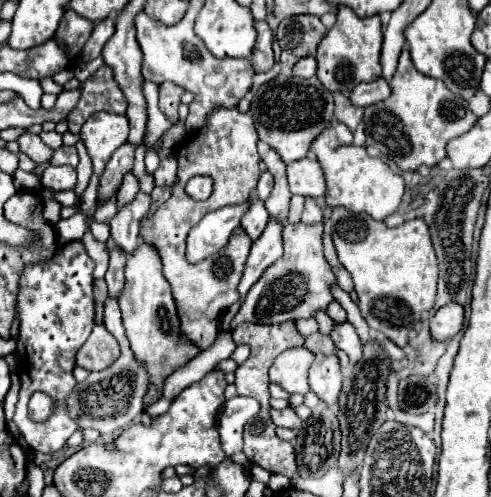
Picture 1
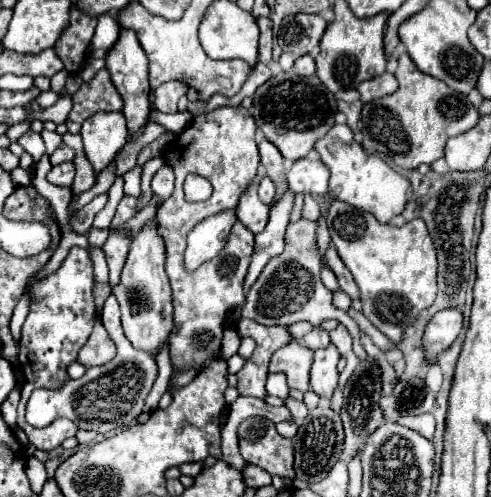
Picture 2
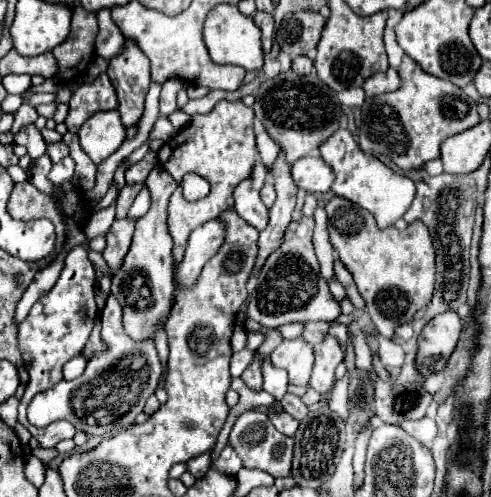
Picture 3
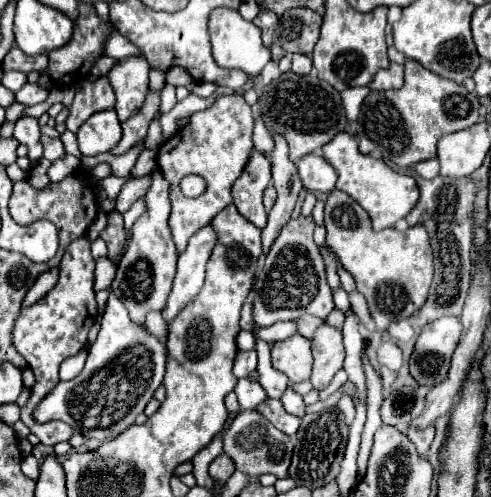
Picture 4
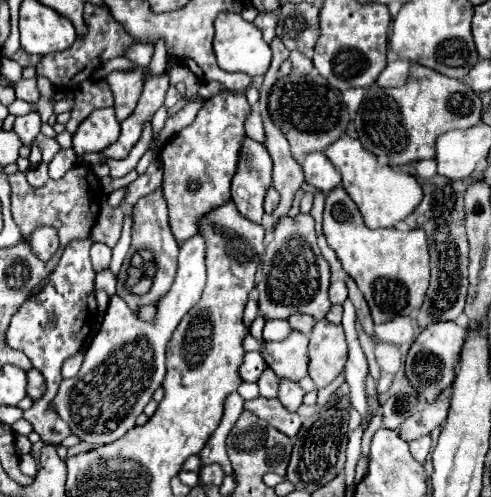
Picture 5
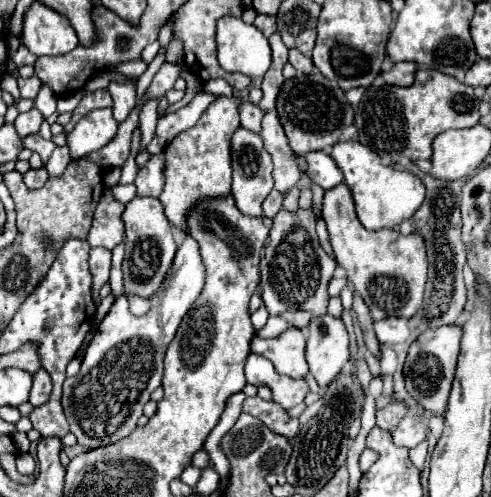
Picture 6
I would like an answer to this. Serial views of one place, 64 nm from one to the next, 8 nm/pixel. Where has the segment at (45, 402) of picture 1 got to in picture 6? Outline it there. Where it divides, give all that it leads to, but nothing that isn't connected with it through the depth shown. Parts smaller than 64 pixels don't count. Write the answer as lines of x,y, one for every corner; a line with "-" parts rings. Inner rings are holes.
188,236
180,244
172,270
168,272
162,288
150,298
152,308
146,316
136,318
130,314
129,303
124,296
114,300
110,312
100,322
98,332
86,348
78,376
66,378
64,382
62,408
70,424
70,432
78,438
78,444
86,448
108,446
136,428
144,404
162,384
166,346
172,342
186,312
198,300
204,280
206,276
200,248
196,240

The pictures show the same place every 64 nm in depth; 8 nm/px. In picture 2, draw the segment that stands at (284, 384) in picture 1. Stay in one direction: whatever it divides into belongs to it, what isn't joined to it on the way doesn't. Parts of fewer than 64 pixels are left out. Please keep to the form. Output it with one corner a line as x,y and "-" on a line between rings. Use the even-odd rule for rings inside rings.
298,342
288,344
286,348
280,348
272,356
272,374
284,374
288,388
296,388
302,392
308,392
308,370
312,364
312,350
304,348

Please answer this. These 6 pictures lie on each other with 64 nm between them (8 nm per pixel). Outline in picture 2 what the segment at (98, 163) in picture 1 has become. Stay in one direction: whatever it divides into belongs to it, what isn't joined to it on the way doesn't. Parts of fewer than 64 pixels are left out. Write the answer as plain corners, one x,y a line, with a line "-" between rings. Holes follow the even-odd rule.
98,112
90,116
82,124
80,134
86,158
90,160
96,178
128,140
126,120
120,112

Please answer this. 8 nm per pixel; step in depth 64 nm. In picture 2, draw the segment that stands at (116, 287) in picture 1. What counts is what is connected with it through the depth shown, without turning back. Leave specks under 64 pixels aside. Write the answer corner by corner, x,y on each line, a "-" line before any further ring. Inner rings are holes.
110,230
110,238
102,246
104,254
106,254
106,262
110,266
110,286
112,288
116,284
120,284
120,272
122,272
122,266
128,256
128,248
130,248
128,244
130,242
126,240
126,234
122,230
118,230
118,232

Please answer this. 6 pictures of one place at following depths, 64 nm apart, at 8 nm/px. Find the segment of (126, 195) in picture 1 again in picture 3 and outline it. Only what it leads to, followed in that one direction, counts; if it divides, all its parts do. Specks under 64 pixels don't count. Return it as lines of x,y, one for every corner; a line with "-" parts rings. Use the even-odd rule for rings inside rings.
148,152
138,164
134,164
132,168
128,168
128,170
126,170
126,182
128,182
128,184
144,182
146,176
148,176
148,172
150,172
150,170
154,168
154,164
158,162
156,158
158,158
156,152

